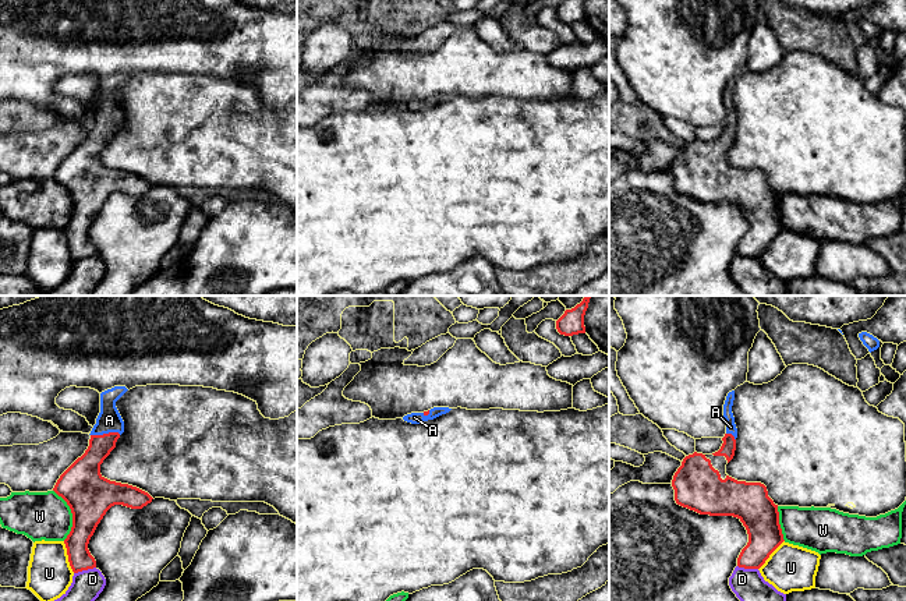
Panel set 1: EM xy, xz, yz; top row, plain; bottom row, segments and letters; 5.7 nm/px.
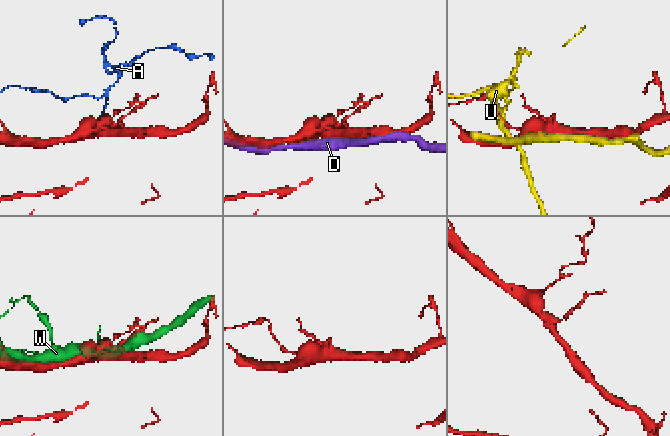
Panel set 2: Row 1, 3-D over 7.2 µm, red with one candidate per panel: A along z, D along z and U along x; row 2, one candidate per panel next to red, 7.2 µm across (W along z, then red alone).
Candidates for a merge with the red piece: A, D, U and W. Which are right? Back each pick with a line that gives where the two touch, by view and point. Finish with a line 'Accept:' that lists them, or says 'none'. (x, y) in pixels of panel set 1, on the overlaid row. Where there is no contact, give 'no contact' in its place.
A: meets red in xy at (105, 434)
Accept: A

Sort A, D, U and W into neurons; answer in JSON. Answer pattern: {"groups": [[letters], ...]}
{"groups": [["A"], ["D"], ["U"], ["W"]]}

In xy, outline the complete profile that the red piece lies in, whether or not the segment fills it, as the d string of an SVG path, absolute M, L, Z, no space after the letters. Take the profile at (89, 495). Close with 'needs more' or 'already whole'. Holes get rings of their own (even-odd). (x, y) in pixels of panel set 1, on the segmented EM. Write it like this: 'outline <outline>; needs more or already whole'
outline M114 386L100 393L100 413L89 434L89 446L60 476L53 488L67 502L72 513L72 527L64 544L74 573L96 568L88 544L112 506L123 505L142 509L153 499L137 487L110 481L100 474L100 464L116 448L117 439L124 432L124 421L116 402L127 390L125 386Z; needs more

